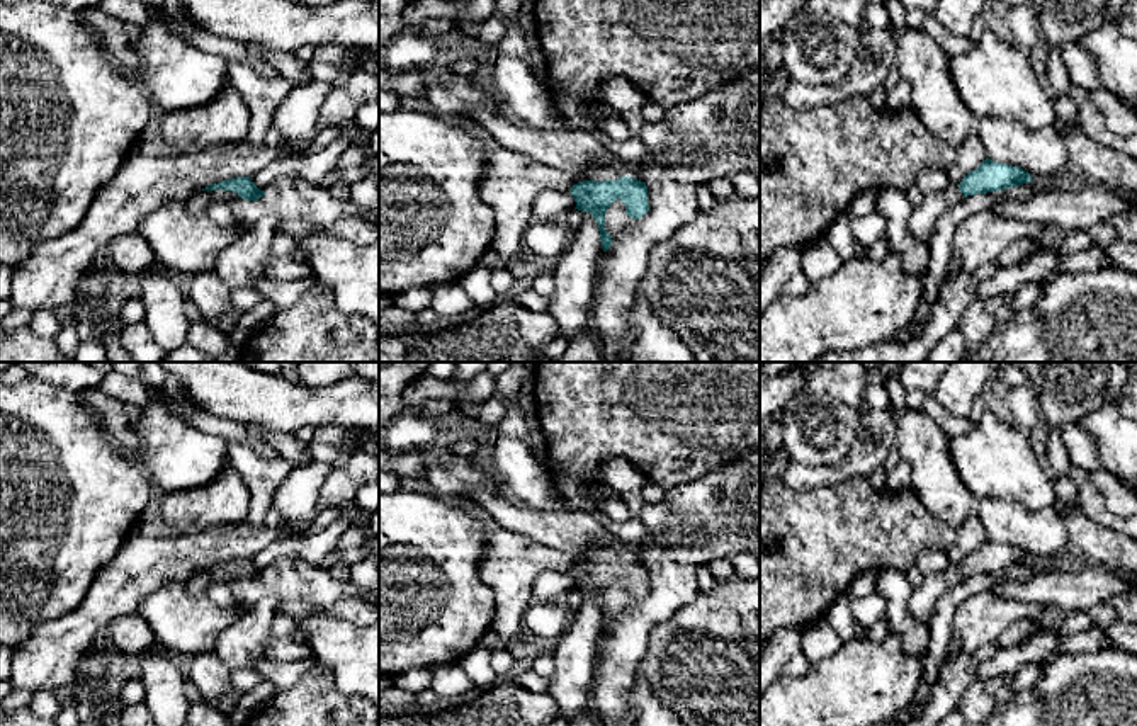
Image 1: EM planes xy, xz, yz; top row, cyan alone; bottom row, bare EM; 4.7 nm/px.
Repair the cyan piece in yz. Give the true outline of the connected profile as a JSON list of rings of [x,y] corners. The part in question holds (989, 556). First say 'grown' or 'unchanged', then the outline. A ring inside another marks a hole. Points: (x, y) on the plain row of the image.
grown; [[[986,539],[960,564],[950,563],[945,570],[925,576],[908,598],[909,614],[916,622],[928,626],[940,598],[964,578],[1003,571],[1032,561],[1030,554],[1020,547]]]

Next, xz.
grown; [[[593,544],[580,551],[580,556],[583,561],[569,571],[576,583],[574,590],[586,592],[595,598],[602,629],[607,632],[612,627],[612,617],[603,609],[607,590],[620,580],[629,598],[642,598],[649,592],[646,563],[625,558],[607,544]]]

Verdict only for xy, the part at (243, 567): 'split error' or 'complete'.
split error

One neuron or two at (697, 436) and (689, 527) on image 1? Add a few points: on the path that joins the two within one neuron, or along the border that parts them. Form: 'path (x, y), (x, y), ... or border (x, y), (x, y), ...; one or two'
border (731, 463), (716, 466), (665, 492); two

